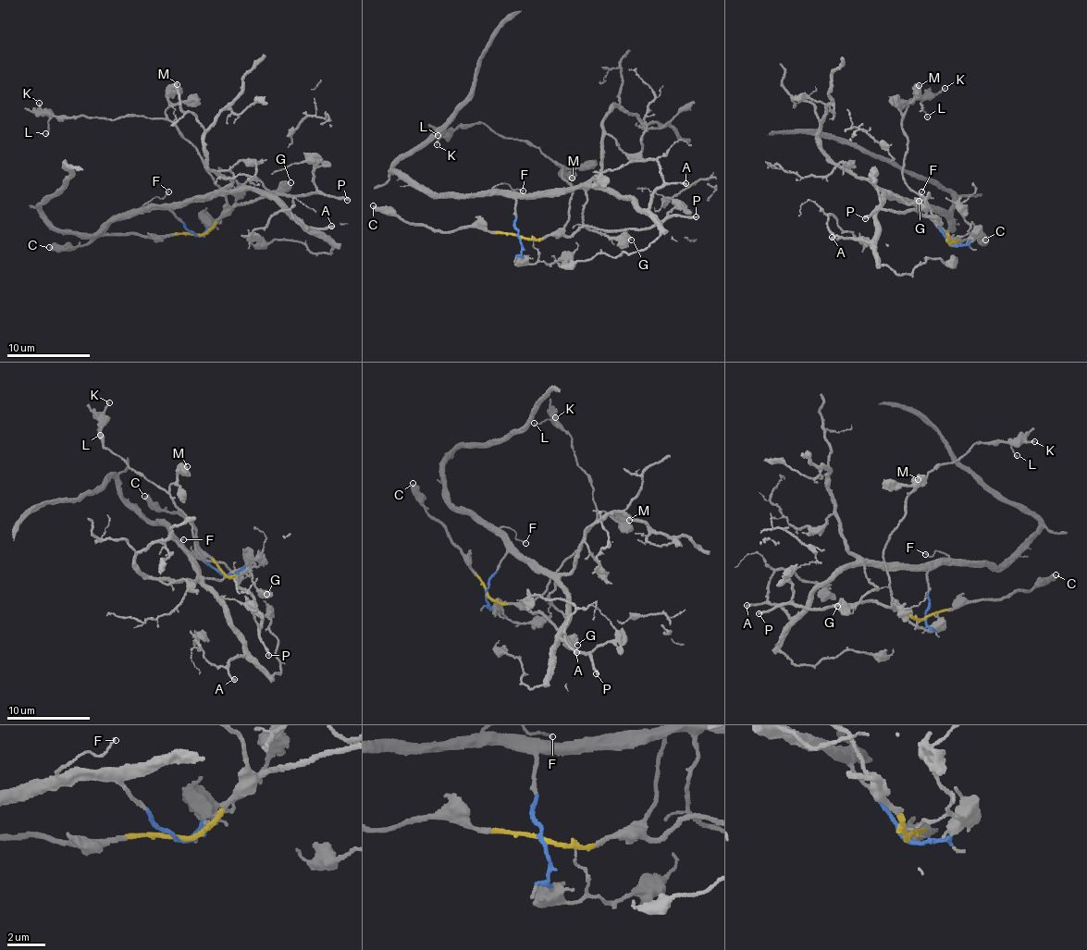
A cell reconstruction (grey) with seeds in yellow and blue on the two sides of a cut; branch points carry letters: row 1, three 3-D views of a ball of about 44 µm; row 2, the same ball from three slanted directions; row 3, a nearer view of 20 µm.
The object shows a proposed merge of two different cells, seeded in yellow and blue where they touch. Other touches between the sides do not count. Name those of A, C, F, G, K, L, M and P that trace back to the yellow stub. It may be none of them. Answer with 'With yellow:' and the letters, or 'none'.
With yellow: C, K, L, M, P

